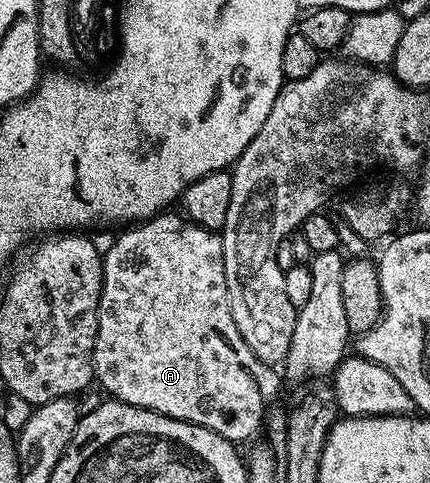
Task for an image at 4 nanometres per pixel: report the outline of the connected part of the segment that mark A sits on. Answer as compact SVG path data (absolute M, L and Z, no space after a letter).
M165 210L159 216L151 216L149 220L142 220L125 227L121 231L125 232L109 246L108 252L106 248L103 253L104 277L98 306L98 334L94 338L94 358L92 359L94 380L97 385L101 384L99 387L113 400L120 400L130 406L157 412L166 418L197 424L233 442L248 440L251 436L259 434L260 427L264 424L264 411L268 408L268 399L280 392L281 377L275 367L262 363L254 354L254 350L250 350L250 346L246 346L246 342L234 322L226 286L226 266L222 254L221 237L213 229L198 226L187 216L183 214L175 216L174 213L175 211Z

